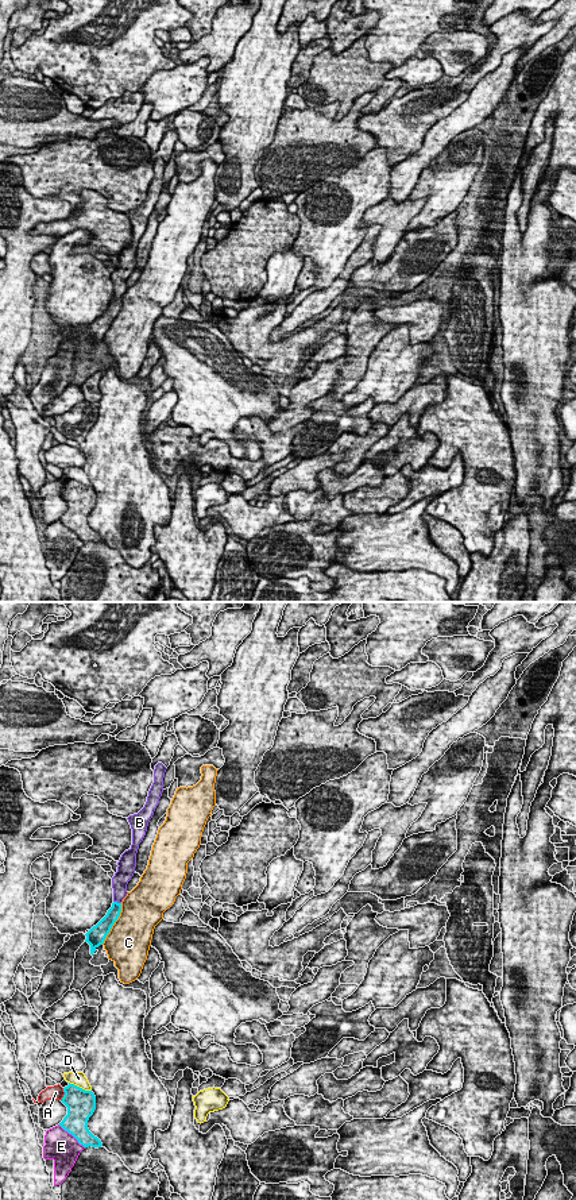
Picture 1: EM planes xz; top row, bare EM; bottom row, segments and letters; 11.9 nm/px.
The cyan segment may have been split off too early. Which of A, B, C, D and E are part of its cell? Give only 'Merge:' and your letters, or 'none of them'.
Merge: B

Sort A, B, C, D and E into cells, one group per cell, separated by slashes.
A / B / C / D / E

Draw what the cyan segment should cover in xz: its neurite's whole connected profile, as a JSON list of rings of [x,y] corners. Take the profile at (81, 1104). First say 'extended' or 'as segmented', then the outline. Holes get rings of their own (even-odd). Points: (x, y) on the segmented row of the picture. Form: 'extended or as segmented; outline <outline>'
as segmented; outline [[[74,1084],[63,1088],[62,1103],[67,1107],[67,1115],[59,1126],[71,1134],[84,1147],[101,1147],[101,1141],[88,1128],[88,1120],[96,1110],[96,1096]]]

